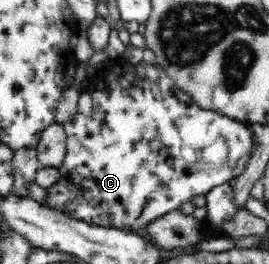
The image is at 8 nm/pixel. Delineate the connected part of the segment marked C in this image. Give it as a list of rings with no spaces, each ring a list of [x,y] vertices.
[[[140,62],[140,64],[118,64],[108,66],[108,63],[88,79],[86,89],[79,96],[76,112],[63,124],[67,134],[67,147],[64,162],[59,166],[59,180],[49,188],[47,205],[66,213],[70,218],[83,220],[96,226],[114,227],[120,230],[135,231],[148,226],[152,220],[161,217],[171,210],[178,210],[184,202],[206,194],[221,184],[228,183],[242,174],[246,160],[252,152],[252,131],[247,124],[239,123],[231,117],[221,115],[213,110],[200,108],[192,97],[184,92],[164,70],[156,65]]]

